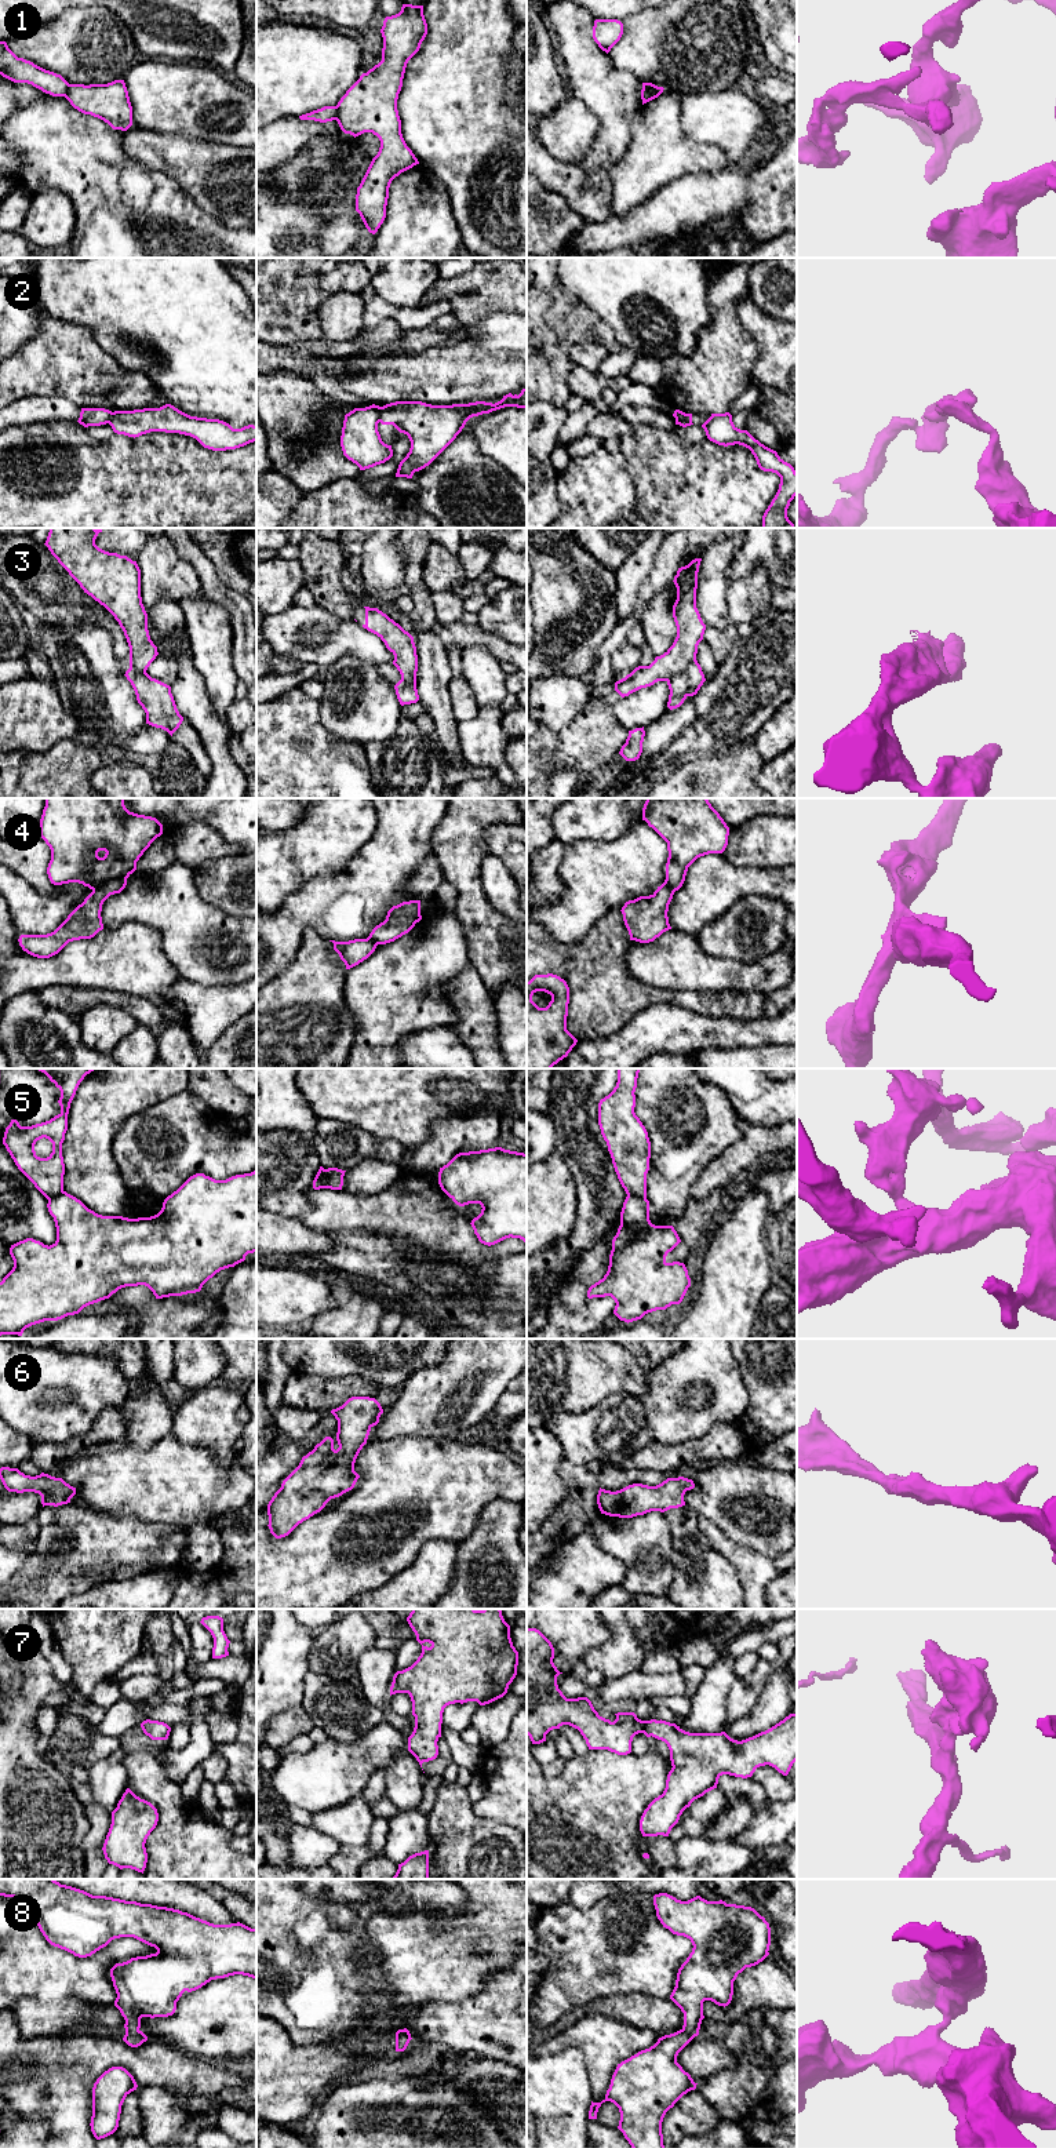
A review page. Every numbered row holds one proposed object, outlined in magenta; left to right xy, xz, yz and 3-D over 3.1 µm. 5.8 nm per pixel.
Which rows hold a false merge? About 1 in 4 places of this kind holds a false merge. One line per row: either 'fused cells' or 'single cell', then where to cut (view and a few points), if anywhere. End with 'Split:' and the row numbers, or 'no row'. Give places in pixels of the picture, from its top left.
1: fused cells; cut xz (335, 106), (337, 119)
2: fused cells; cut xz (382, 407), (378, 421)
3: fused cells; cut yz (695, 658), (683, 670), (666, 680)
4: fused cells; cut xy (128, 874), (104, 881), (93, 891)
5: fused cells; cut xz (324, 1169), (327, 1187)
6: single cell; cut none
7: single cell; cut none
8: single cell; cut none
Split: 1, 2, 3, 4, 5

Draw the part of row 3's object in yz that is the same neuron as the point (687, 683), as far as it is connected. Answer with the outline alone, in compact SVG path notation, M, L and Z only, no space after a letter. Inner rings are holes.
M696 659L692 660L684 671L667 680L670 689L667 707L670 710L680 707L688 696L698 693L704 681L700 665Z

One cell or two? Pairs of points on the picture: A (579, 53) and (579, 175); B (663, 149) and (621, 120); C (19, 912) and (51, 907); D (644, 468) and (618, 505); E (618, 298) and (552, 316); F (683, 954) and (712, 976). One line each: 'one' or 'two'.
A: one
B: two
C: one
D: two
E: two
F: one

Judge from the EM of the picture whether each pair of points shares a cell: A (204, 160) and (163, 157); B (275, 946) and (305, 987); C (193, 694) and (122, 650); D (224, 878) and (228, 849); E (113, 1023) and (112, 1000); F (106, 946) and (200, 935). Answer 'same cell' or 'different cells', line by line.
A: same cell
B: different cells
C: different cells
D: different cells
E: different cells
F: different cells

